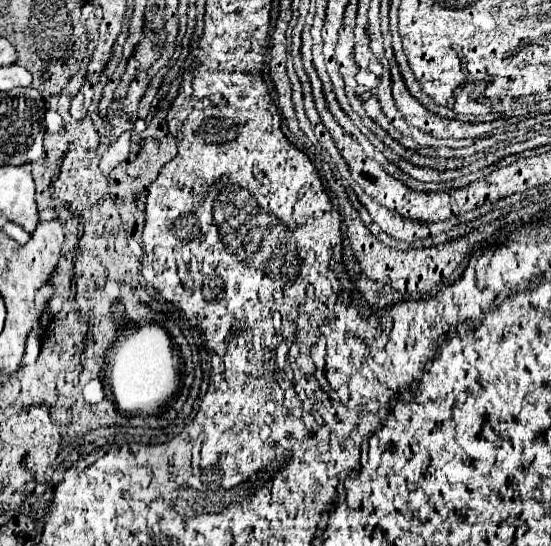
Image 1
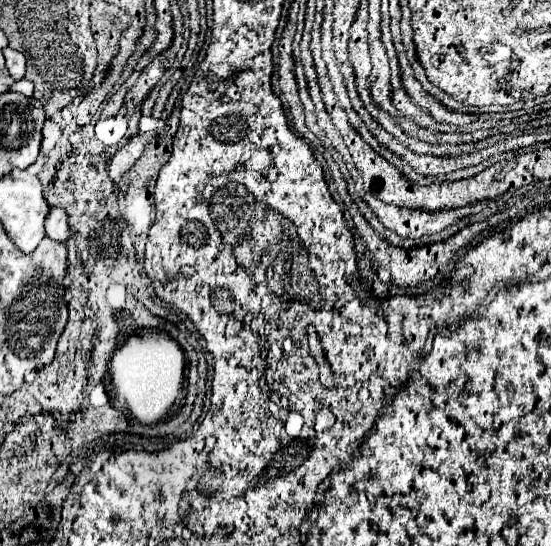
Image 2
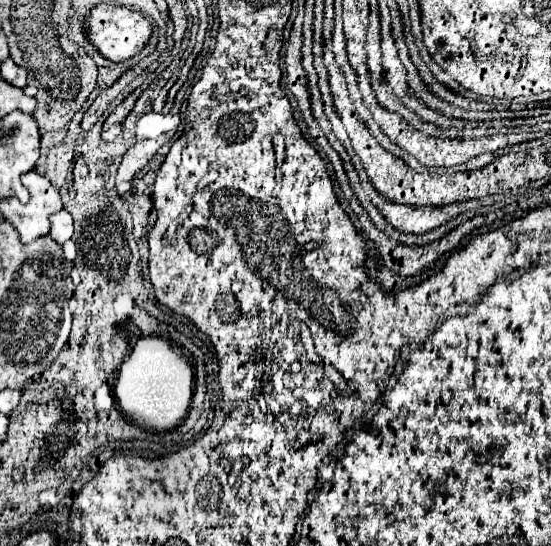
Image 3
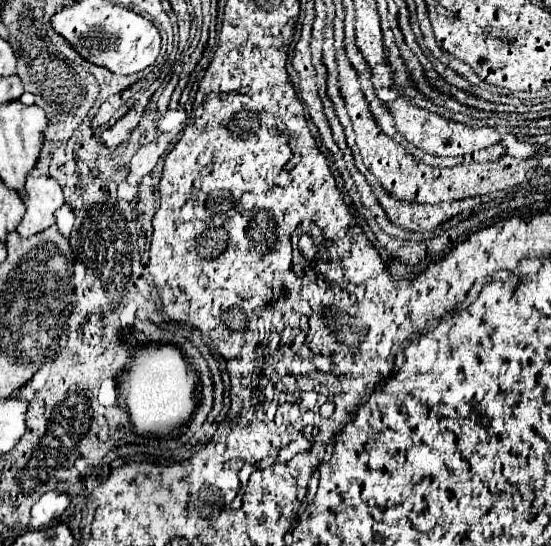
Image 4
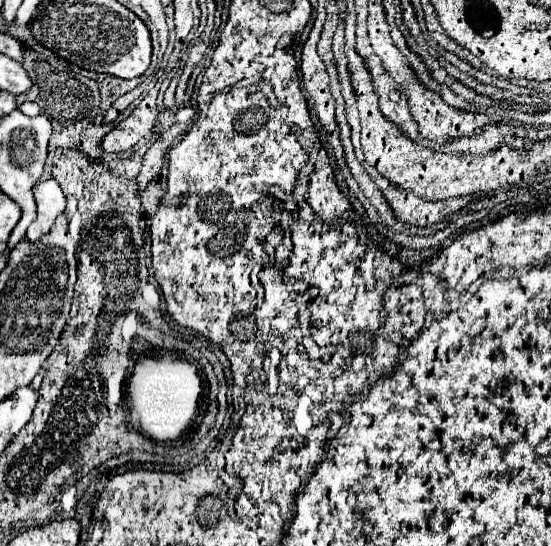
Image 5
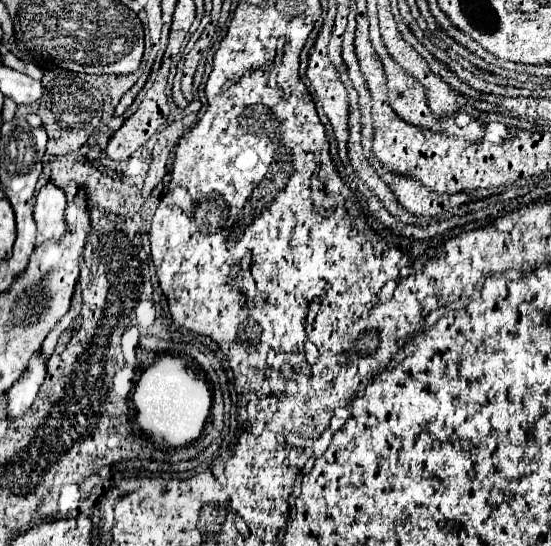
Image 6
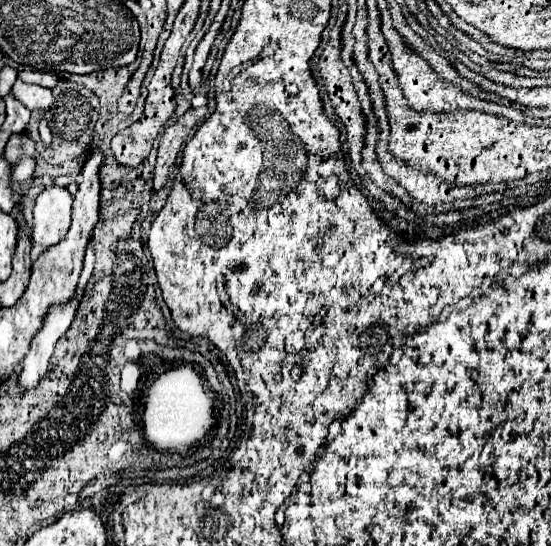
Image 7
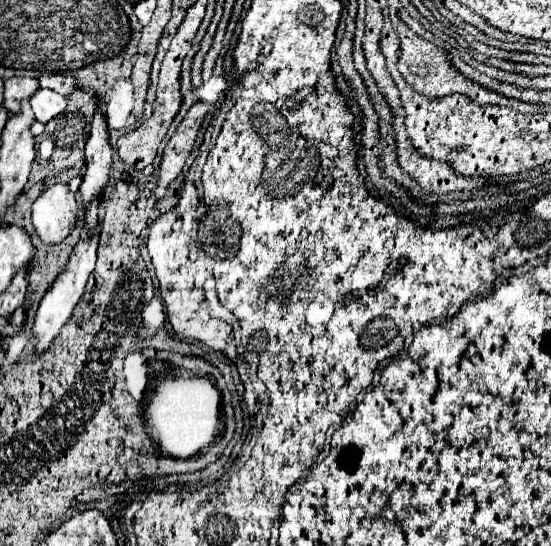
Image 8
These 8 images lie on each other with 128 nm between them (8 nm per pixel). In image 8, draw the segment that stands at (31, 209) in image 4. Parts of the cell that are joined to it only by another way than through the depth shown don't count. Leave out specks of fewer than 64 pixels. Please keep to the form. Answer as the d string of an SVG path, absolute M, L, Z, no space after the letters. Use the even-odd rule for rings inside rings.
M54 184L46 188L32 206L32 222L44 244L62 242L72 232L70 228L74 228L76 218L78 218L78 202L76 202L76 194L70 192L68 184Z

